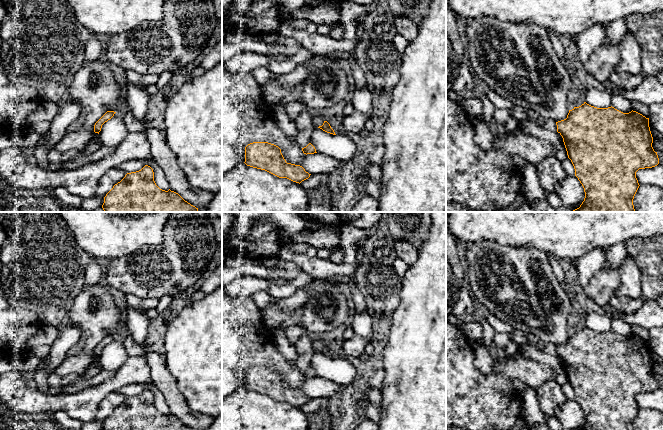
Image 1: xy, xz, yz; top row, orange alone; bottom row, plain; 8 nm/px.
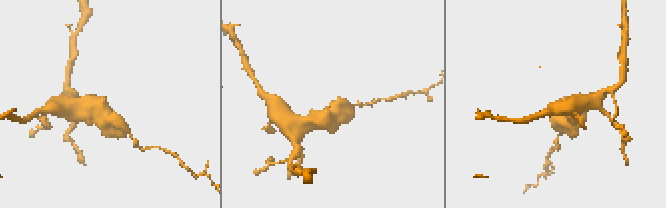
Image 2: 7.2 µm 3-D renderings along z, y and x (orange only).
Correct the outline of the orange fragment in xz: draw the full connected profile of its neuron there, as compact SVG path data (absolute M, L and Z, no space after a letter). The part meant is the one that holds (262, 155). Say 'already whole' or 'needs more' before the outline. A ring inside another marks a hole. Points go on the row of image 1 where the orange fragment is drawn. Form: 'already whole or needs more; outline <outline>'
already whole; outline M253 142L245 147L245 162L247 166L265 170L279 178L287 178L301 183L311 174L300 165L287 163L281 149L268 142Z

